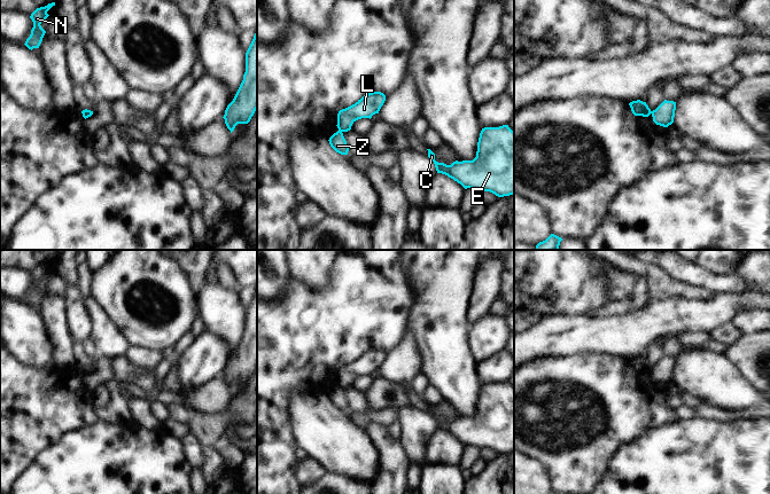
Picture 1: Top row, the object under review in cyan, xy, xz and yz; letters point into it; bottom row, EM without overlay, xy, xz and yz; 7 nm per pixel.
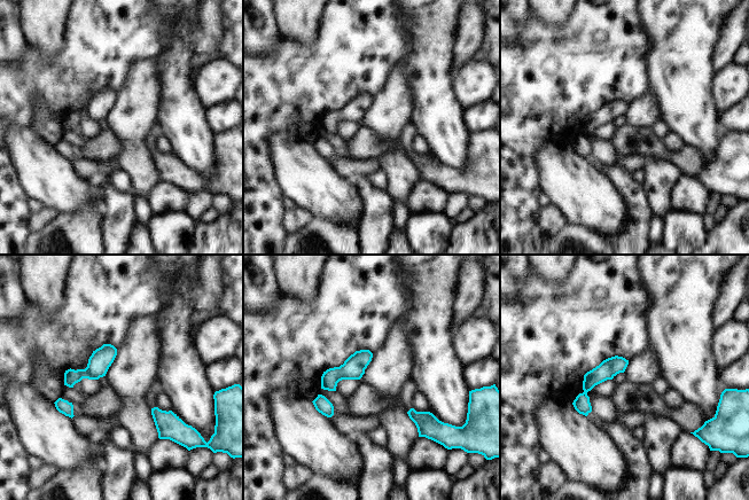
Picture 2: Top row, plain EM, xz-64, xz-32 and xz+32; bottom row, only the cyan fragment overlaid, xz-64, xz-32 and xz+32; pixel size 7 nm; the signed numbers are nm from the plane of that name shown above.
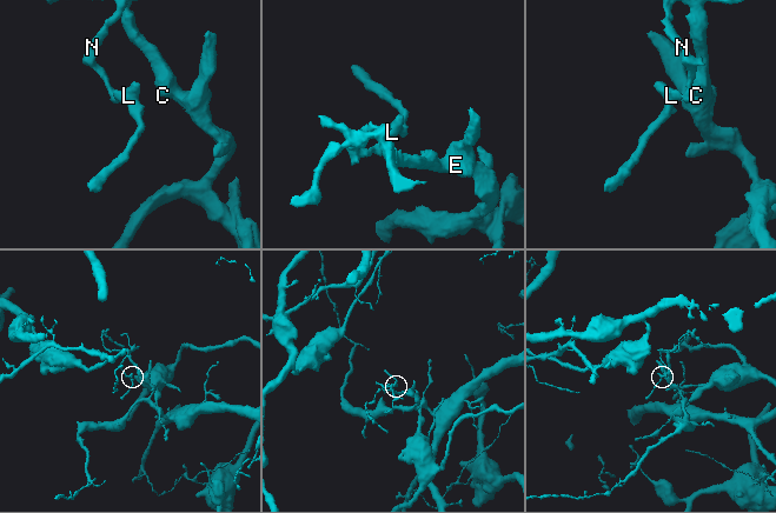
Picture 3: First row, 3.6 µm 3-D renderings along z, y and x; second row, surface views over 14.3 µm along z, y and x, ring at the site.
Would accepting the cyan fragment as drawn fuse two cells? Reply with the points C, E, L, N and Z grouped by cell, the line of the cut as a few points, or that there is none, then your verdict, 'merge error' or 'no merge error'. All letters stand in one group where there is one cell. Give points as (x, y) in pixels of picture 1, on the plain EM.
groups C E N Z / L; cut xz (339, 386), (341, 389); merge error

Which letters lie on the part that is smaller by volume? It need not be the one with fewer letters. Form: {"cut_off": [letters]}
{"cut_off": ["L"]}

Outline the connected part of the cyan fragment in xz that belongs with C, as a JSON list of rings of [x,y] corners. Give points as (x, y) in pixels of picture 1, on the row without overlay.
[[[508,382],[482,385],[473,417],[446,422],[436,418],[435,410],[427,407],[437,430],[448,432],[465,446],[490,448],[498,454],[514,450],[514,389]]]

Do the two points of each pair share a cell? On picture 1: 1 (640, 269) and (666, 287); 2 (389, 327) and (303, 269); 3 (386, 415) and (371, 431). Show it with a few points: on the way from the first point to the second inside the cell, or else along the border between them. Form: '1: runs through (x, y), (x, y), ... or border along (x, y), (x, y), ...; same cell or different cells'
1: runs through (646, 271), (660, 282); same cell
2: border along (334, 261), (319, 290), (298, 282); different cells
3: border along (383, 428), (370, 423), (365, 432); different cells

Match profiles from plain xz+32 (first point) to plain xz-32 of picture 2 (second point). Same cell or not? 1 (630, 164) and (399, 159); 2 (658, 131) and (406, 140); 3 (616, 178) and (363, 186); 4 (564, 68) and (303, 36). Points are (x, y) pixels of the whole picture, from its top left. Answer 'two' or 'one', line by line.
1: two
2: one
3: one
4: two

